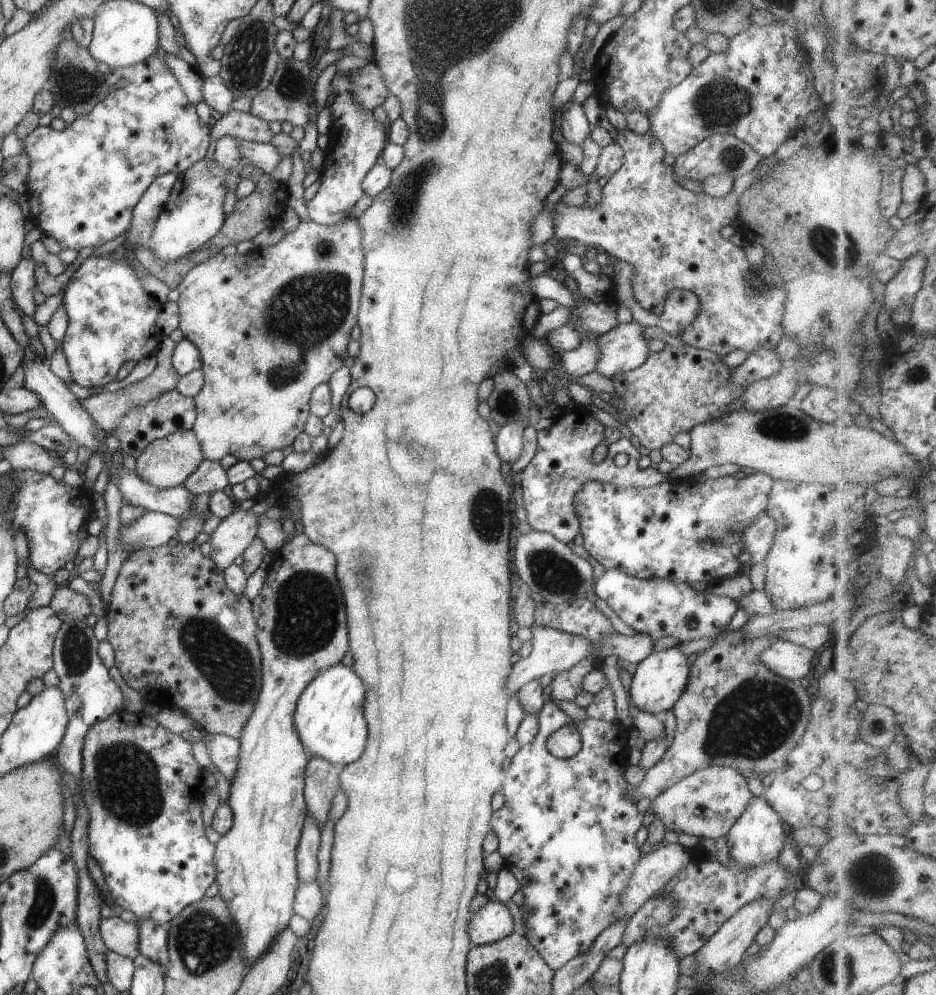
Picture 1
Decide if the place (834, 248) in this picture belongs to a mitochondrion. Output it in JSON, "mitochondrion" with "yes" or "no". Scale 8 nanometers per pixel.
{"mitochondrion":"yes"}

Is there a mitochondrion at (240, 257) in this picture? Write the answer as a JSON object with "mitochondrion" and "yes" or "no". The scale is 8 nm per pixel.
{"mitochondrion":"no"}

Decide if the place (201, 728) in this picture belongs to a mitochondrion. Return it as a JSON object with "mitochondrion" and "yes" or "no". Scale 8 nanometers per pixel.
{"mitochondrion":"no"}

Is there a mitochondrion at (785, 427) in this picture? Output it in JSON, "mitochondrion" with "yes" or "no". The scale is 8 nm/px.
{"mitochondrion":"yes"}

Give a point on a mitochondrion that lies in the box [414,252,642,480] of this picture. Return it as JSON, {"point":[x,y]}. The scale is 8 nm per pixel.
{"point":[507,404]}

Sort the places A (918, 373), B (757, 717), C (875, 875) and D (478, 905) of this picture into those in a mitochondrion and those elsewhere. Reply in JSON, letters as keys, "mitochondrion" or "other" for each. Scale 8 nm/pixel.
{"A":"mitochondrion","B":"mitochondrion","C":"mitochondrion","D":"other"}

